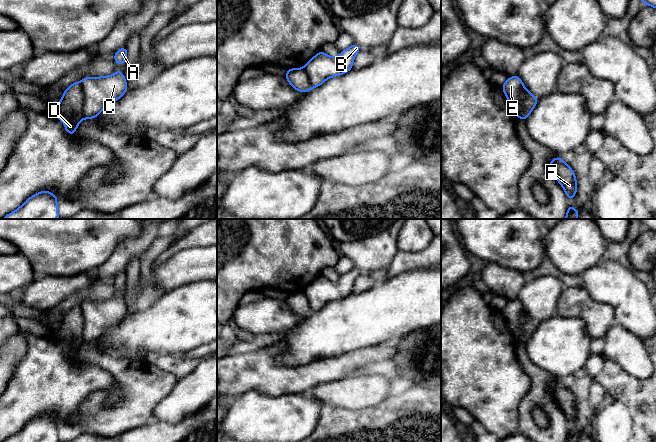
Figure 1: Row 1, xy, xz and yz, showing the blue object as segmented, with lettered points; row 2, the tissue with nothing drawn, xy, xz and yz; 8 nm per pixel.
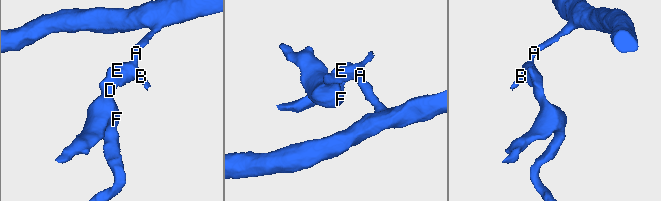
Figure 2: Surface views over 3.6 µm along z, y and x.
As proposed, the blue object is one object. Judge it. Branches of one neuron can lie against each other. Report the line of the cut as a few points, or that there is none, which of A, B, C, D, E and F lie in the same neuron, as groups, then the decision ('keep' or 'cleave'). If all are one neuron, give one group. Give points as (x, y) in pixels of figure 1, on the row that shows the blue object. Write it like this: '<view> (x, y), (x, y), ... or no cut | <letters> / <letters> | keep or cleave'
xy (79, 82), (83, 94), (82, 115), (84, 117) | A B C E / D F | cleave

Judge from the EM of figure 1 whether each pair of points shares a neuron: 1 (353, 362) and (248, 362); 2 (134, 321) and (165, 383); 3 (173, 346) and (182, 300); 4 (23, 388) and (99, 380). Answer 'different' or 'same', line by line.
1: same
2: different
3: same
4: same

